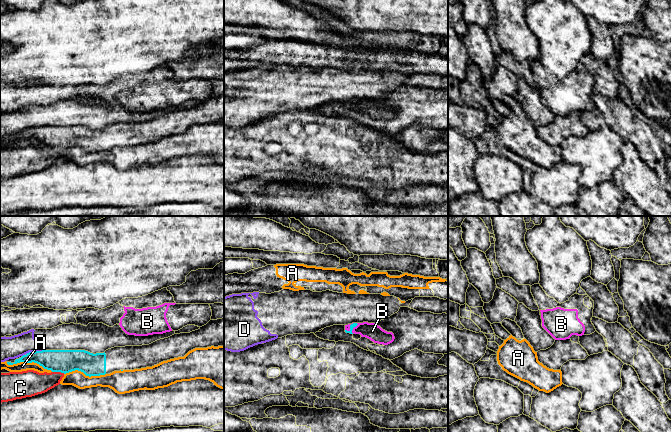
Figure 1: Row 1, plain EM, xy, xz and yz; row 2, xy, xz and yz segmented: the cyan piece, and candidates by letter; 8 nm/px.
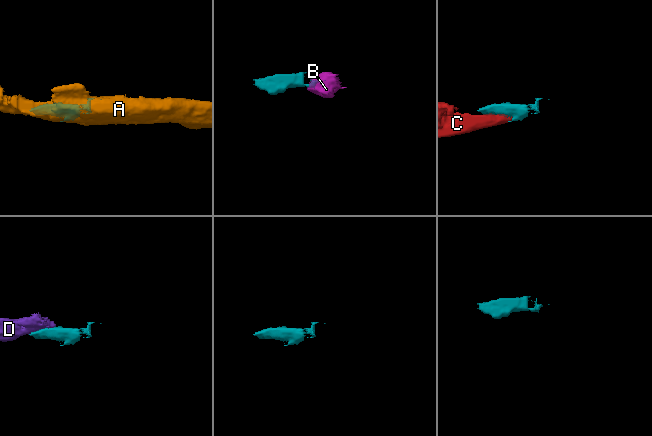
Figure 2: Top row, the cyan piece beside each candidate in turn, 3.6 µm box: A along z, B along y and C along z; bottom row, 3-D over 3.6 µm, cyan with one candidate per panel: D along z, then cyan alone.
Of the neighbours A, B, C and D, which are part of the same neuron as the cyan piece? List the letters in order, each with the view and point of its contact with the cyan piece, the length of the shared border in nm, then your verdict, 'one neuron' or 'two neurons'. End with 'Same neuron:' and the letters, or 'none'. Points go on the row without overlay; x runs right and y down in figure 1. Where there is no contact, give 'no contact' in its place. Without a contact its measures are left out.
A: xy (29, 138) | 380 nm | two neurons
B: xz (351, 106) | 120 nm | two neurons
C: xy (58, 147) | 110 nm | one neuron
D: xy (35, 127) | 170 nm | two neurons
Same neuron: C

